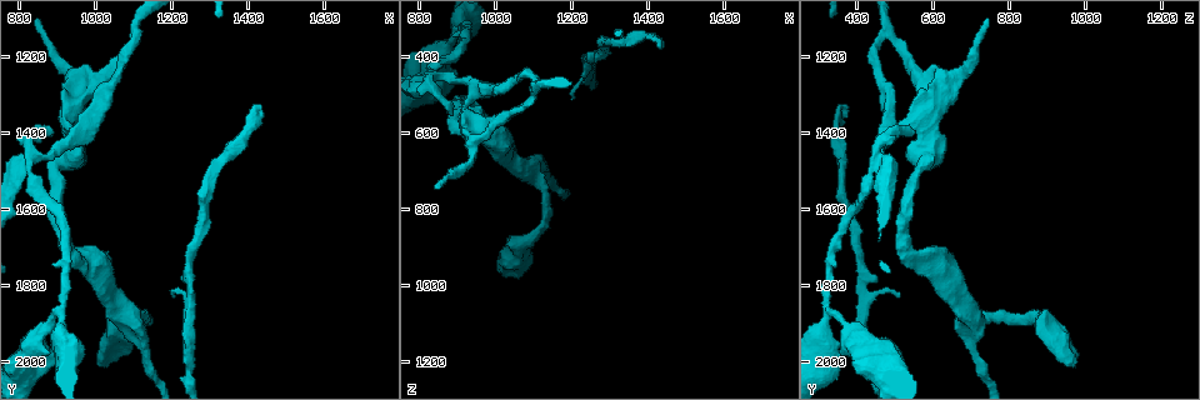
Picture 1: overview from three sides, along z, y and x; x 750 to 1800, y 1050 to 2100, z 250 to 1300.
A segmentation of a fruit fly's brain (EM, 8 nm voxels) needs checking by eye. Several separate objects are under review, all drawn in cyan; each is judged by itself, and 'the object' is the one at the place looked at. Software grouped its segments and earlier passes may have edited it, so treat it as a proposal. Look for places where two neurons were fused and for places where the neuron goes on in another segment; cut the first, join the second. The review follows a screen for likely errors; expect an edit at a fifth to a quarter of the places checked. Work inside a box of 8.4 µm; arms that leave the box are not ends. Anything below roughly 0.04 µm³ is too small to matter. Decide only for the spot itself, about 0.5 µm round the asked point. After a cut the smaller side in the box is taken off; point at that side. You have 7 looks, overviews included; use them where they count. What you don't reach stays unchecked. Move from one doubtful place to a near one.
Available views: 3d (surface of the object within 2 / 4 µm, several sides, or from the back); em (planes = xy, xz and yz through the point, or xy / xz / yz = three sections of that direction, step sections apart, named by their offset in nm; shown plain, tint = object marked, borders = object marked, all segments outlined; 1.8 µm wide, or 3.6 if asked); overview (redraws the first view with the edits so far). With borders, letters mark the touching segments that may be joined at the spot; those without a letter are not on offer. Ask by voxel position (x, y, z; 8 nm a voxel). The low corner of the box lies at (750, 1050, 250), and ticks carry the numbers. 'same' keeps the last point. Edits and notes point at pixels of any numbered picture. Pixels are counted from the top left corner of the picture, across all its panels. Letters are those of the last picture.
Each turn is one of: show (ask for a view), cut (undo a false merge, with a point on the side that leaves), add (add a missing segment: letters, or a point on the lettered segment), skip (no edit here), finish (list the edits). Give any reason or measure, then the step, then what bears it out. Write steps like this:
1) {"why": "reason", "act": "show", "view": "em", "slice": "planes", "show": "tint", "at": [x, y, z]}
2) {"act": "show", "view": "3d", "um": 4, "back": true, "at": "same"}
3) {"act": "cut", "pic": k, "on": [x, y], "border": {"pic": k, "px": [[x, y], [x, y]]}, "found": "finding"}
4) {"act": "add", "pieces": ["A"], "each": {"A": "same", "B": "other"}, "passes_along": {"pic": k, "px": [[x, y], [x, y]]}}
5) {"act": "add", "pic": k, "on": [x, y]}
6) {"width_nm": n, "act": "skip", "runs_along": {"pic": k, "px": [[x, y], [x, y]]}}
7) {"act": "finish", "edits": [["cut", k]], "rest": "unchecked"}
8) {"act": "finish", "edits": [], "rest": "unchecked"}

{"why": "four arms meet", "act": "show", "view": "em", "slice": "yz", "step": 8, "show": "tint", "at": [830, 1520, 435]}

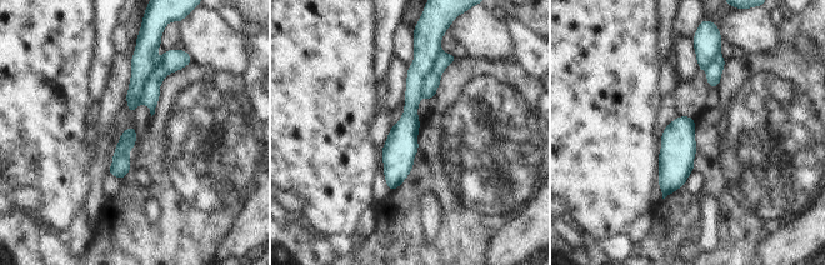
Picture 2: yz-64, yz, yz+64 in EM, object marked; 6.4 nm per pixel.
{"act": "show", "view": "em", "slice": "planes", "show": "borders", "at": "same"}

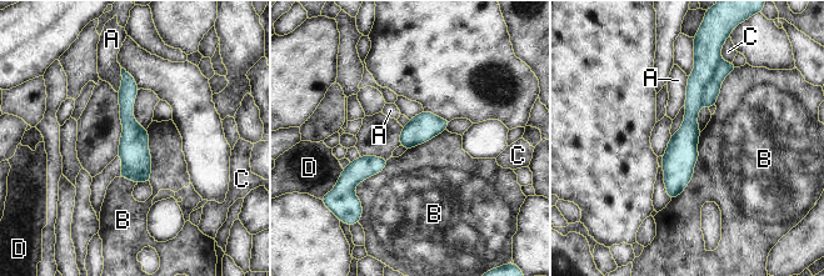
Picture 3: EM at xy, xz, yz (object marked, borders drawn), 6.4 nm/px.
{"width_nm": 180, "act": "cut", "pic": 3, "on": [708, 44], "each": {"A": "other", "B": "other", "C": "other", "D": "other"}, "border": {"pic": 3, "px": [[722, 60], [704, 90], [702, 104]]}, "found": "a second neuron is stuck on"}

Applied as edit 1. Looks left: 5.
{"why": "see it whole again", "act": "show", "view": "overview"}

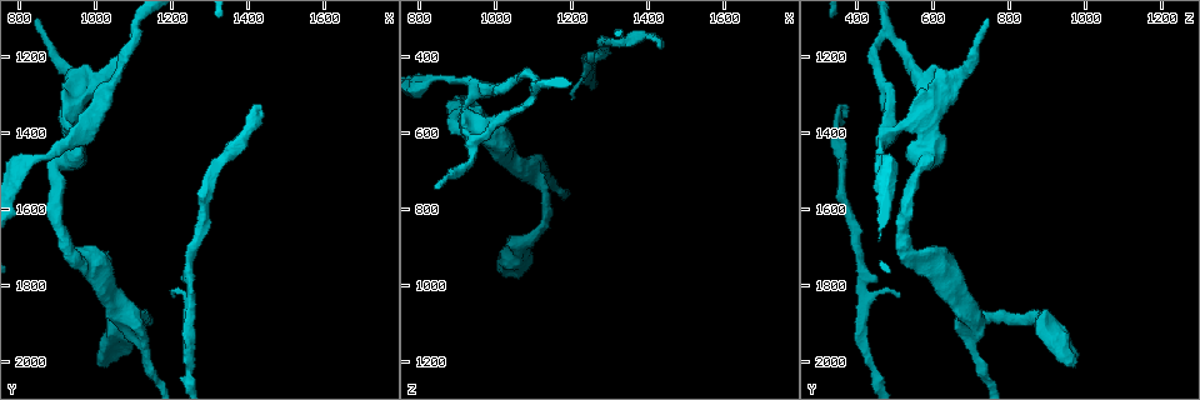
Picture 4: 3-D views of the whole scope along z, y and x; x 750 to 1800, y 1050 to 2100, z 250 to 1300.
{"why": "branch stops here", "act": "show", "view": "em", "slice": "xz", "step": 16, "show": "borders", "at": [1420, 1325, 375]}

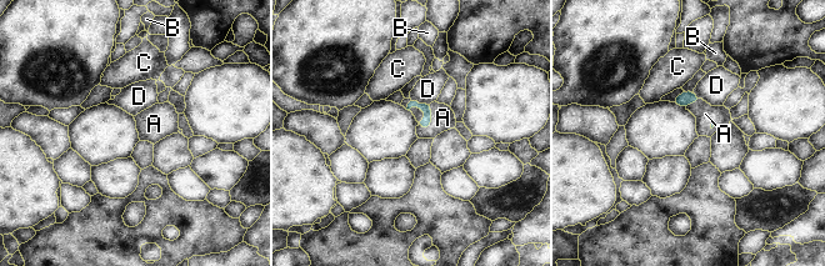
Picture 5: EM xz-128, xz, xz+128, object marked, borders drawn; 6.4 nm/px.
{"why": "another direction", "act": "show", "view": "em", "slice": "planes", "show": "borders", "at": "same"}

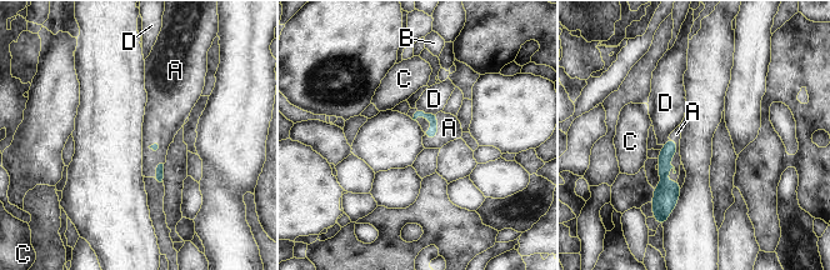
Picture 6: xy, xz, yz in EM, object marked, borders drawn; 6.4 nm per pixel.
{"act": "add", "pieces": ["A"], "each": {"A": "same", "B": "other", "C": "other", "D": "other"}, "passes_along": {"pic": 6, "px": [[666, 194], [670, 161], [676, 134]]}, "found": "the neuron continues"}

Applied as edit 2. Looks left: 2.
{"act": "finish", "edits": [["cut", 3], ["add", 6]], "rest": "unchecked"}

